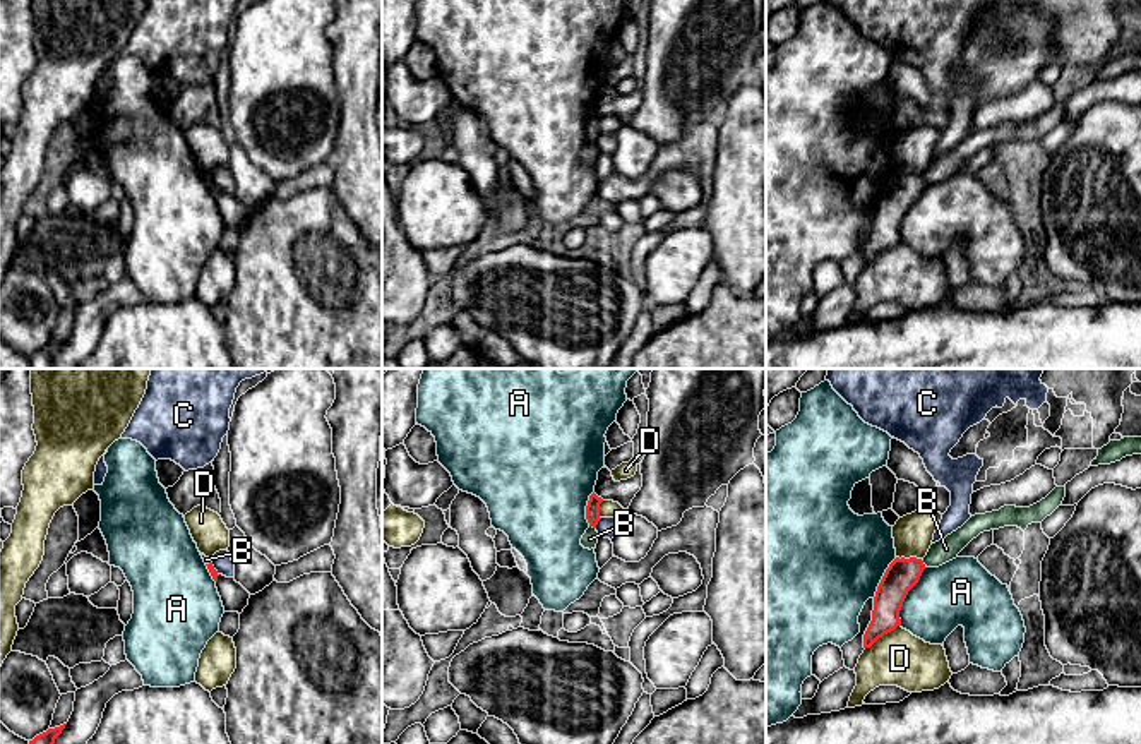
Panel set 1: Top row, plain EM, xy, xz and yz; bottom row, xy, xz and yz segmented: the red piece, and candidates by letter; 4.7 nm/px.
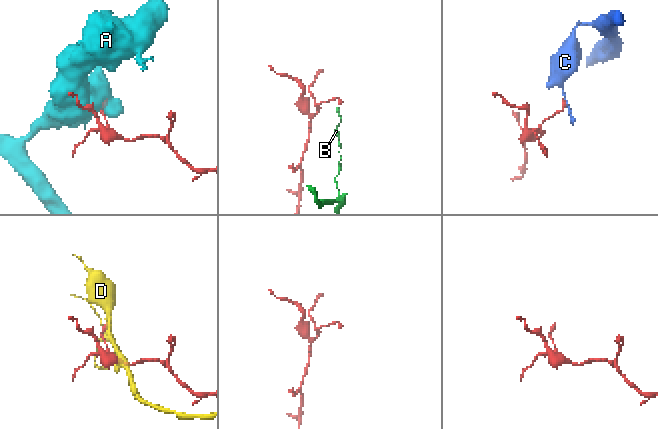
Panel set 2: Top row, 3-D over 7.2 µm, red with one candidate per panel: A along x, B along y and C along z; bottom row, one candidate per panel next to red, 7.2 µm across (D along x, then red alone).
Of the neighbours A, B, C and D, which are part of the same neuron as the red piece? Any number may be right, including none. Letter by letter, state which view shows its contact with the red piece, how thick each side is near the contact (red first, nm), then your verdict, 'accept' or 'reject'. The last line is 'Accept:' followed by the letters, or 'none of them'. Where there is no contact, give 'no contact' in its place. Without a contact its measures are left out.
A: contact in yz; calibres 150 and 300 nm; reject
B: contact in xz; calibres 60 and 80 nm; reject
C: contact in xz; calibres 60 and 100 nm; reject
D: contact in yz; calibres 140 and 260 nm; reject
Accept: none of them

